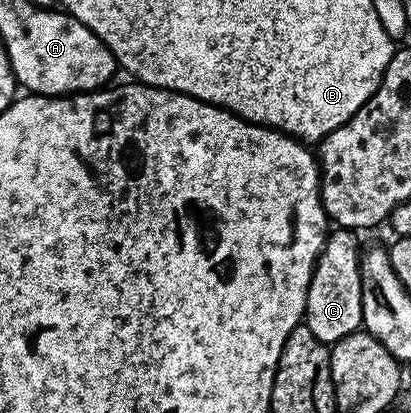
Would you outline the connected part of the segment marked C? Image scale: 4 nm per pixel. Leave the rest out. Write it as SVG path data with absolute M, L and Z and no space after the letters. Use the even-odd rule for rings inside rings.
M340 227L328 234L327 244L315 263L307 290L304 324L318 340L328 345L362 326L363 275L360 273L361 246L356 235L354 230Z

